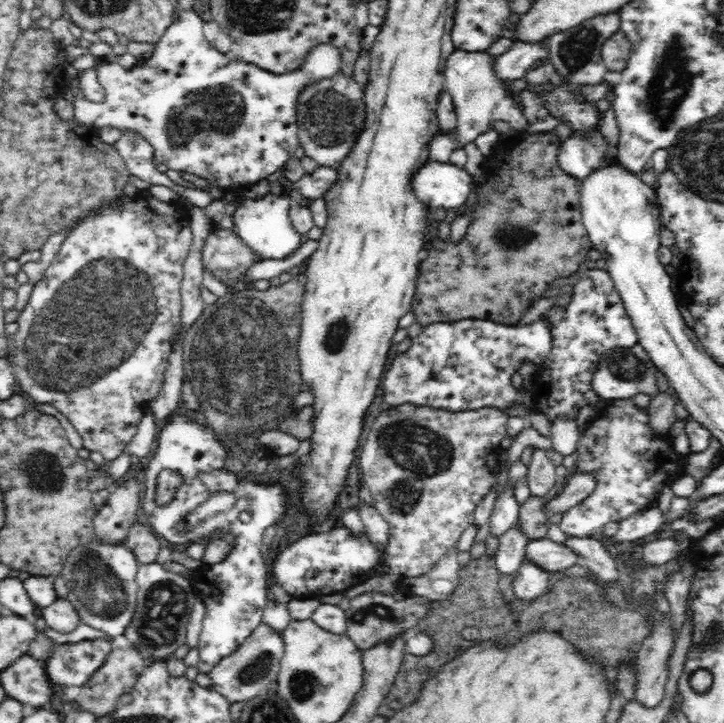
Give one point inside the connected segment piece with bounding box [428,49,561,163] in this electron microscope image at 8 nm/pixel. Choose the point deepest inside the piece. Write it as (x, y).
(480, 98)

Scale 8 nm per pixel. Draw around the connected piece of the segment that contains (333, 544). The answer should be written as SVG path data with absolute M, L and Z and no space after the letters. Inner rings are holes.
M343 526L330 531L299 536L288 548L275 553L271 574L292 598L314 599L320 596L342 593L362 583L368 574L380 564L380 553L367 540L366 533L354 536Z

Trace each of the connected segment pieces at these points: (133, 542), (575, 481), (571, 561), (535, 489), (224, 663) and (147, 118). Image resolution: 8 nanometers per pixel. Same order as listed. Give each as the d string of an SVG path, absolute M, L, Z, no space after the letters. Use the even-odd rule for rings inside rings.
M141 518L130 528L122 544L134 553L136 561L142 566L157 565L158 554L163 547L154 531Z
M582 471L575 473L570 478L566 479L563 490L557 494L552 500L545 501L542 510L544 514L552 516L557 512L564 514L569 508L580 504L586 497L590 496L596 488L596 477L594 473Z
M548 537L532 539L526 544L526 559L548 572L564 572L580 563L580 556L563 544L556 544Z
M544 449L533 450L533 455L525 475L530 492L535 497L544 499L546 493L555 492L556 466Z
M260 624L238 647L236 652L226 655L210 672L212 688L233 702L246 702L267 692L269 684L275 682L280 670L280 661L285 651L283 633L274 631L268 624Z
M195 10L182 11L175 19L174 24L163 32L160 40L155 44L152 55L144 59L144 66L136 66L136 68L127 70L112 59L109 62L98 61L96 64L98 81L100 85L104 87L105 91L103 101L84 102L82 106L78 106L78 102L76 102L76 104L73 104L75 118L79 123L96 129L114 127L122 132L131 131L138 133L138 135L141 135L143 139L151 145L151 148L154 149L153 160L155 160L160 167L164 165L168 166L170 170L178 170L178 172L184 172L184 174L188 172L188 174L200 176L200 178L207 180L211 186L218 186L223 190L230 188L230 186L238 186L239 184L252 186L254 183L257 183L258 180L264 180L267 176L270 176L270 174L274 174L276 170L283 168L286 162L294 156L294 152L296 152L296 148L299 146L298 125L295 122L296 98L300 94L300 89L306 86L308 82L316 82L323 80L324 77L335 76L341 67L339 51L336 50L335 47L332 47L331 44L320 44L309 51L305 64L297 71L290 74L274 75L272 72L262 72L258 66L250 62L240 61L234 58L230 53L227 54L215 50L203 33L204 23L205 22L202 21L198 12Z

